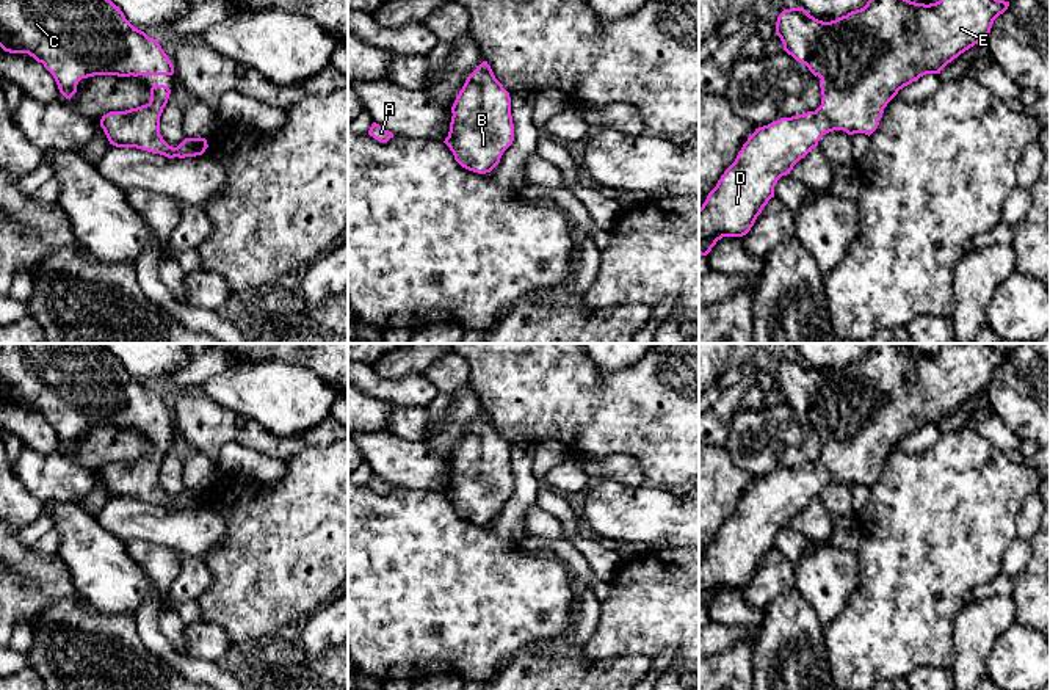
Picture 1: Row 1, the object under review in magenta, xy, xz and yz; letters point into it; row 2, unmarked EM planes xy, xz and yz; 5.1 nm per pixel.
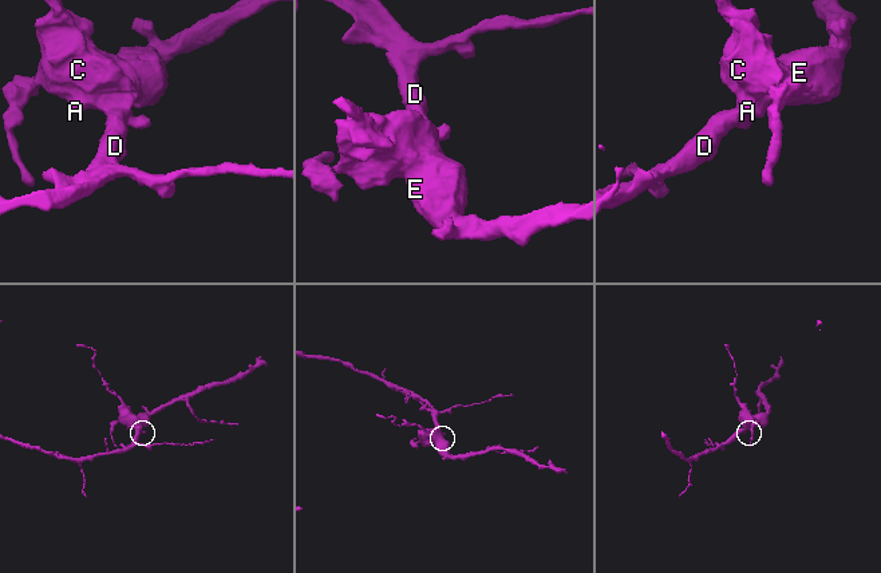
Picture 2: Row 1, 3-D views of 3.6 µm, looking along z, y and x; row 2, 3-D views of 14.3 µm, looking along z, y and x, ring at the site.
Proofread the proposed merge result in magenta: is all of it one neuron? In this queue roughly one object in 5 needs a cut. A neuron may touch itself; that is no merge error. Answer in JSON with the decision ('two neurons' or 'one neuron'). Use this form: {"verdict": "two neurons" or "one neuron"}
{"verdict": "one neuron"}

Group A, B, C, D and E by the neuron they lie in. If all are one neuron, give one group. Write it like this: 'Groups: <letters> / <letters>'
Groups: A B C D E

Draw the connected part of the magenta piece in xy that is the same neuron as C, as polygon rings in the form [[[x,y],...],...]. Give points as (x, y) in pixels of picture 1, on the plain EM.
[[[0,343],[0,398],[42,414],[66,450],[77,444],[81,430],[94,427],[174,425],[158,392],[135,380],[102,343]]]

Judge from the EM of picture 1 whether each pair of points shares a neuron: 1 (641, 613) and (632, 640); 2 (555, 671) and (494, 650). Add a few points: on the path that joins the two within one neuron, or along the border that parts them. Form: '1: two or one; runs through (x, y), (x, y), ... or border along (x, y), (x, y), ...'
1: one; runs through (637, 620), (632, 624), (632, 634)
2: two; border along (528, 646), (513, 657)

